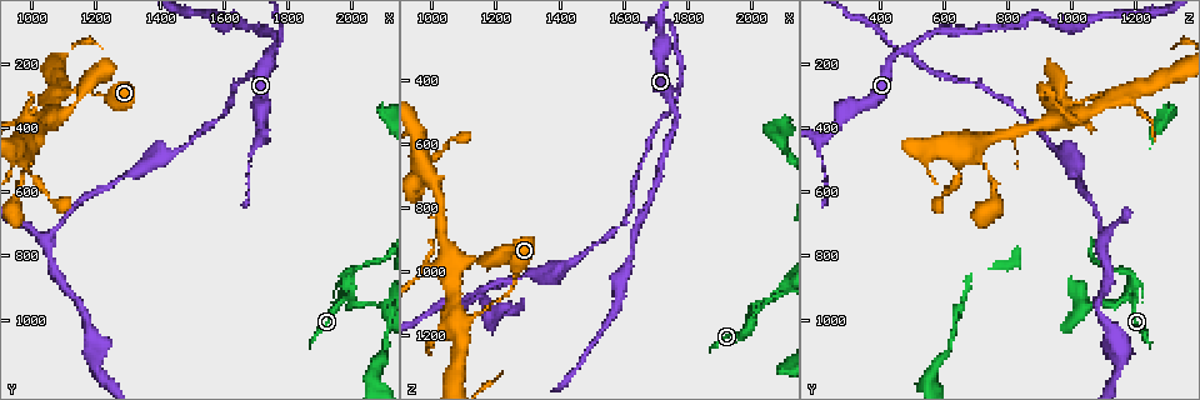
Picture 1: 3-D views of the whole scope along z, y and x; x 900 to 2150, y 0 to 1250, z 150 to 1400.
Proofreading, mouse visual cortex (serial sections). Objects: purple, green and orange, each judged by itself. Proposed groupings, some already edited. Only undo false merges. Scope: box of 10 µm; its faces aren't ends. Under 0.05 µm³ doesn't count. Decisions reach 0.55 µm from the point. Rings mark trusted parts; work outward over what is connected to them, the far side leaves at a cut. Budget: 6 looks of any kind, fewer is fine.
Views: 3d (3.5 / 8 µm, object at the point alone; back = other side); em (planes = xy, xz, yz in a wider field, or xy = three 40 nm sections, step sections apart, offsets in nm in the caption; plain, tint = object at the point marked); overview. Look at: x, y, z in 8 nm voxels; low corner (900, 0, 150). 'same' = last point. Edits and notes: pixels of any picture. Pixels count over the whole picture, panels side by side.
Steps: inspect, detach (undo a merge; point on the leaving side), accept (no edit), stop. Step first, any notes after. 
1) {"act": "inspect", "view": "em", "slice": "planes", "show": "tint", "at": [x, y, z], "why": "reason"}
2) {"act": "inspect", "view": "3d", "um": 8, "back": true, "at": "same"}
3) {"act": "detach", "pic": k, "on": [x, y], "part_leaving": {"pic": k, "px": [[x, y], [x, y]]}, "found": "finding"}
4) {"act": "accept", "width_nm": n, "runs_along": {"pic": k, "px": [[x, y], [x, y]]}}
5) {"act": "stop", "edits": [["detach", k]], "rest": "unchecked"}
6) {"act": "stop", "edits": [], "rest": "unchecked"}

{"act": "inspect", "view": "3d", "um": 8, "at": [1750, 160, 470], "why": "four-way junction"}

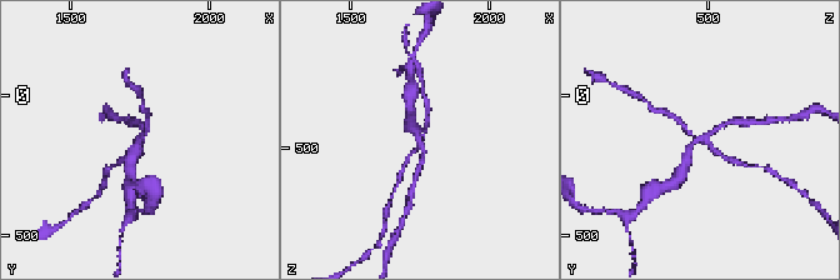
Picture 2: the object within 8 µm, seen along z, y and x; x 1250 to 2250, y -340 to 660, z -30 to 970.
{"act": "inspect", "view": "em", "slice": "xy", "step": 1, "show": "tint", "at": "same", "arms": 4, "arm_widths_nm": [150, 200, 200, 250], "why": "need the tissue"}

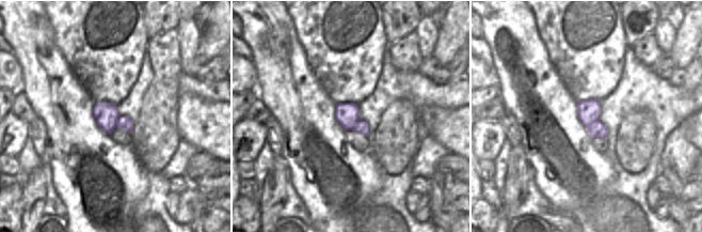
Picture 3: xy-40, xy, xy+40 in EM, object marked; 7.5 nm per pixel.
{"act": "detach", "pic": 2, "on": [716, 153], "part_leaving": {"pic": 2, "px": [[701, 141], [741, 164]]}, "found": "a second cell is stuck on"}

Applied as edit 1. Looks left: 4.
{"act": "inspect", "view": "3d", "um": 3.5, "at": [1040, 380, 980], "why": "thin neck"}

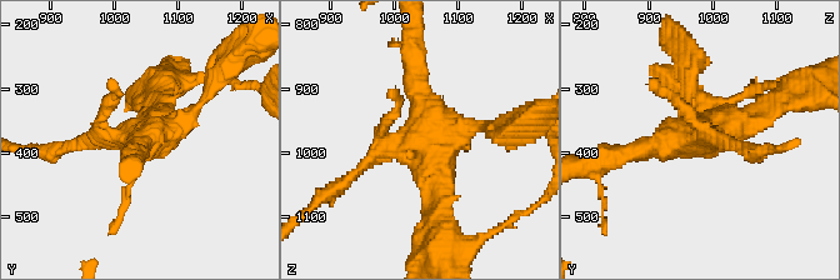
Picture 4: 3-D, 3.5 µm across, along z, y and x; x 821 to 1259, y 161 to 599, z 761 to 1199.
{"act": "inspect", "view": "em", "slice": "planes", "show": "tint", "at": [1030, 380, 975]}

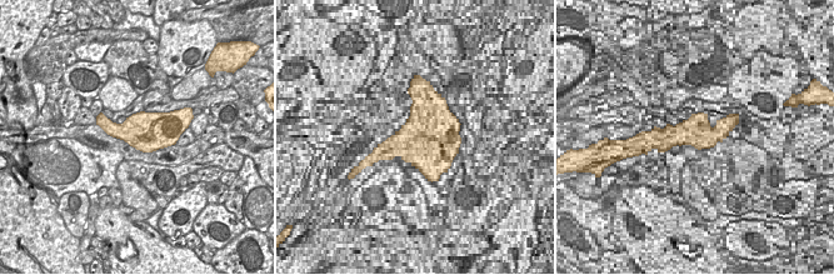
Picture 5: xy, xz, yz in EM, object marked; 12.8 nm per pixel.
{"act": "inspect", "view": "em", "slice": "xy", "step": 1, "show": "tint", "at": "same", "why": "another direction"}

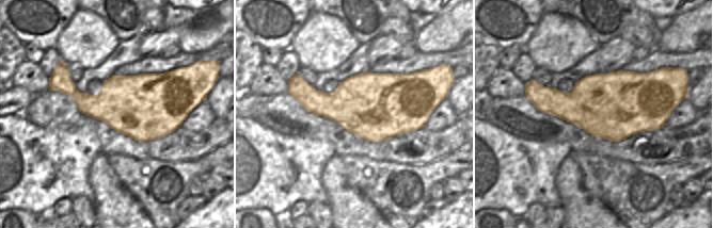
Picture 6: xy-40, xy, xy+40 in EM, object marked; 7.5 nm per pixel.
{"act": "detach", "pic": 4, "on": [114, 94], "part_leaving": {"pic": 4, "px": [[118, 136], [60, 148], [51, 159]]}, "found": "a second cell is stuck on"}

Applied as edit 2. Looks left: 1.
{"act": "stop", "edits": [["detach", 2], ["detach", 4]], "rest": "unchecked"}

